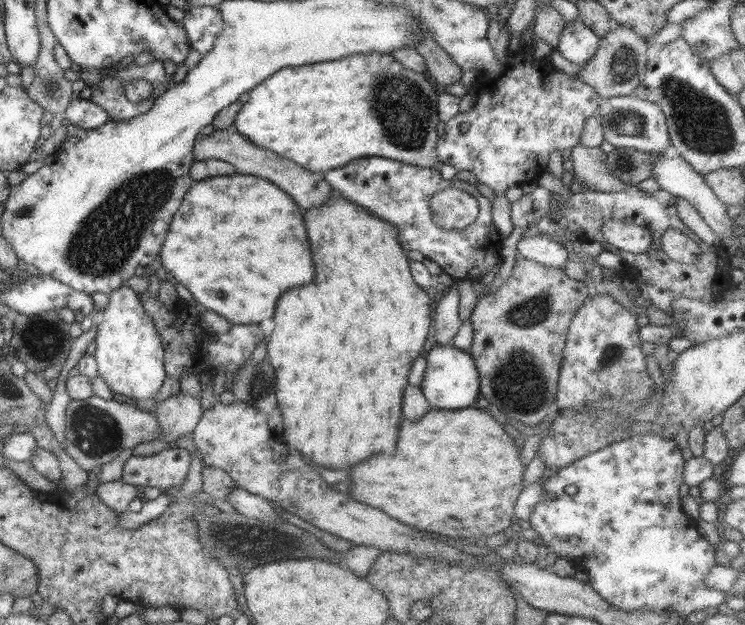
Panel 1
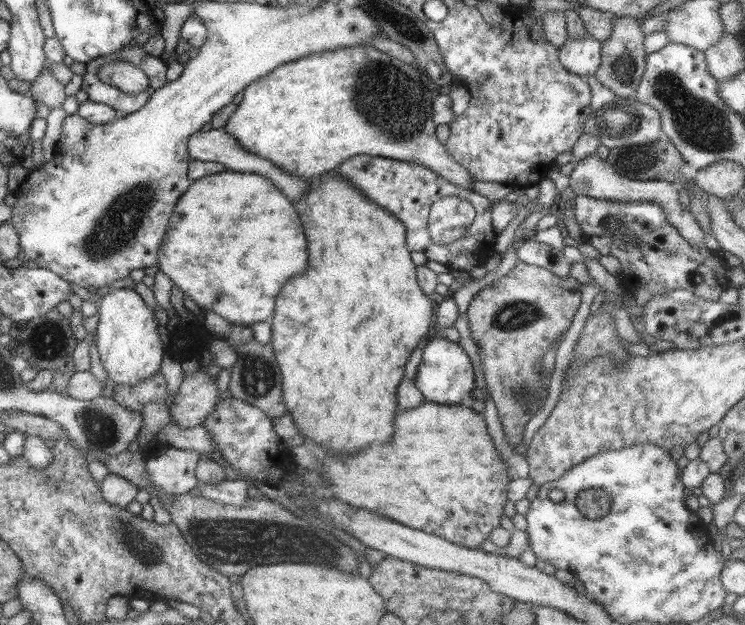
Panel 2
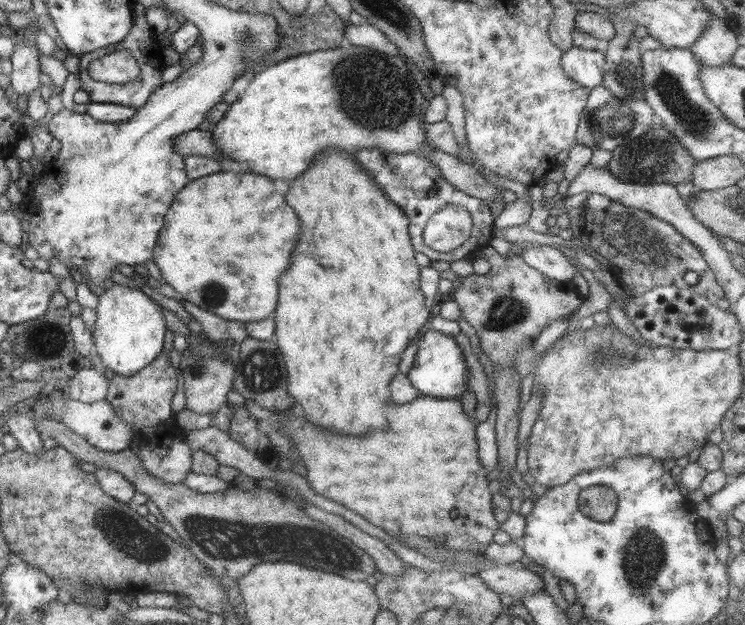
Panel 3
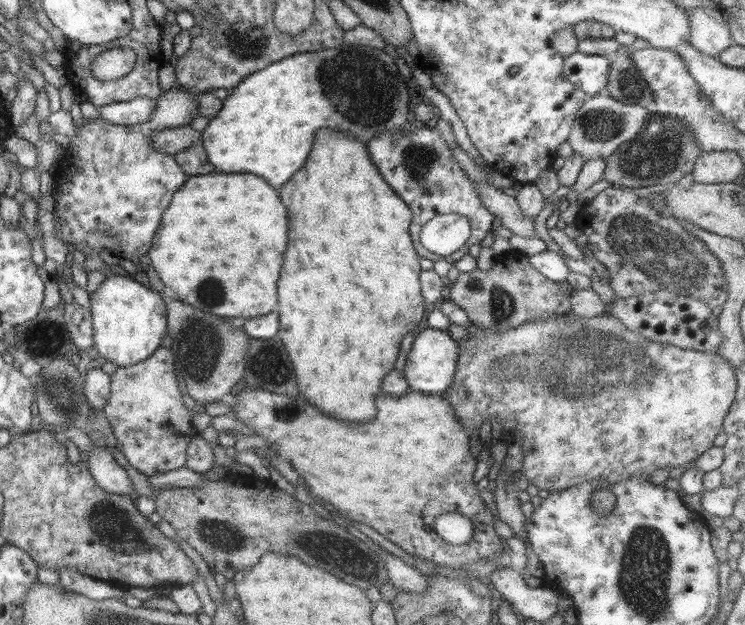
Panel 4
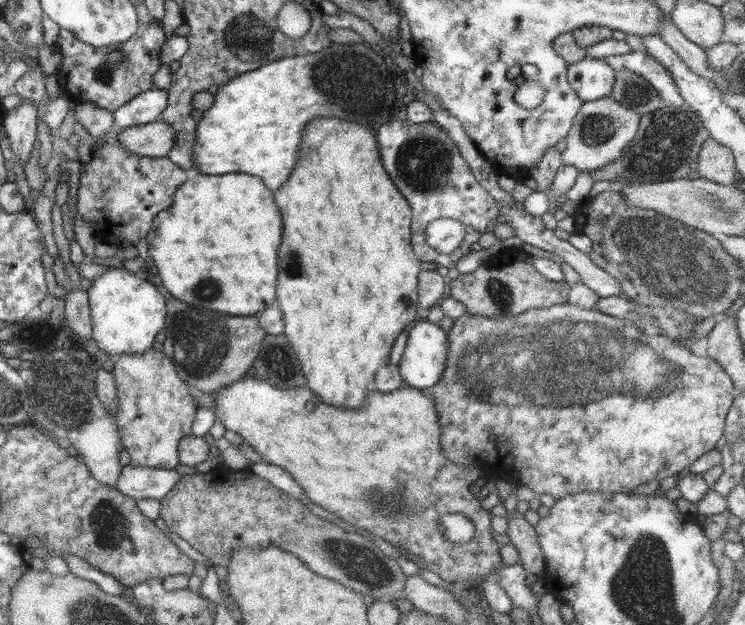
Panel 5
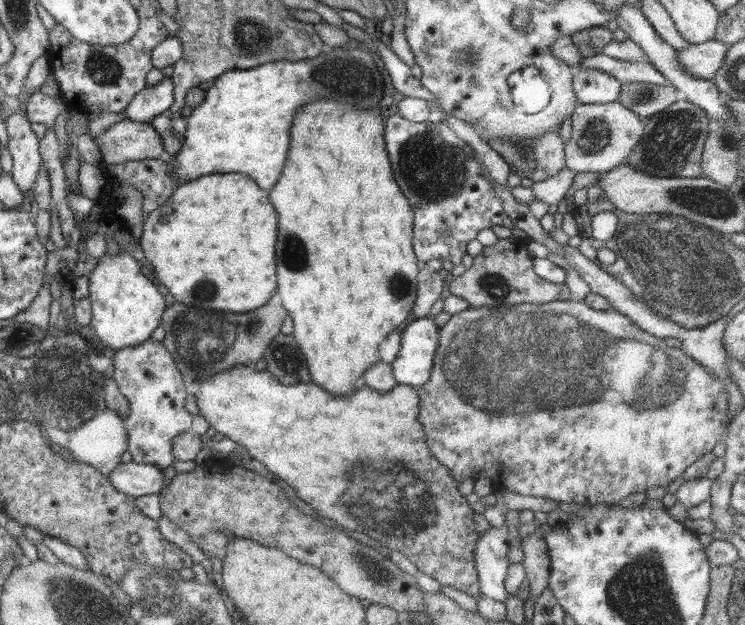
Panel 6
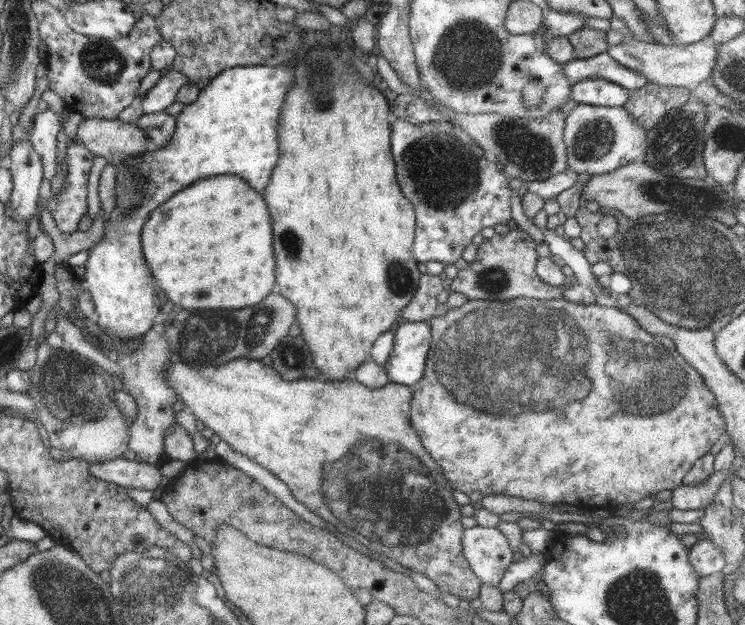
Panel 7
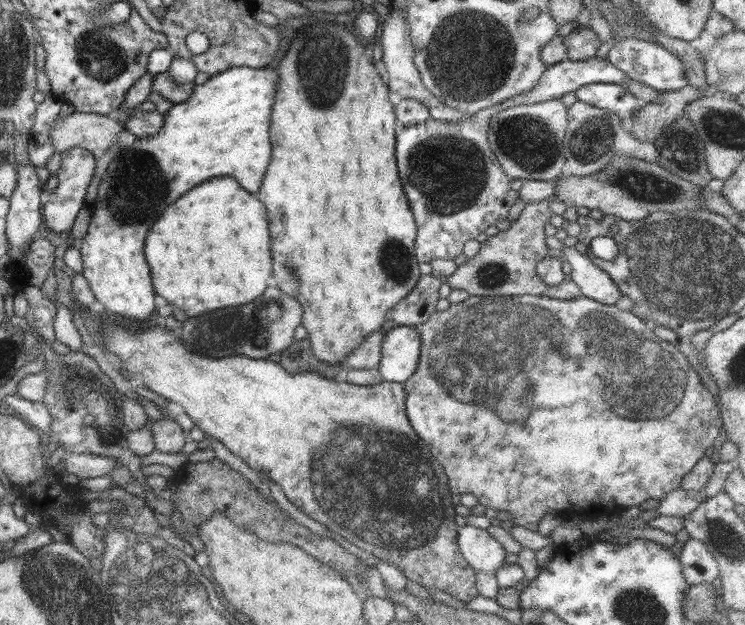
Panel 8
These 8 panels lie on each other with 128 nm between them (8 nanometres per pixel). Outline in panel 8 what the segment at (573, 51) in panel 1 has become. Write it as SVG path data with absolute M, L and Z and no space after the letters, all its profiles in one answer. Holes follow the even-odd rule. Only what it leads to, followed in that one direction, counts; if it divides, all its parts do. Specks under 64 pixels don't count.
M593 83L580 86L575 90L577 101L583 101L595 108L605 109L619 120L631 117L633 111L643 107L645 103L633 96L624 85Z

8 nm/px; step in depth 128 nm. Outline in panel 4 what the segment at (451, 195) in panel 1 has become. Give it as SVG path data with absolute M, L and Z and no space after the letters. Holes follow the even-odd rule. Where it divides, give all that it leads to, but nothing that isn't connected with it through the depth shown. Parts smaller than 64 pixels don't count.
M457 213L431 217L421 228L421 246L439 258L454 255L470 236L469 221Z

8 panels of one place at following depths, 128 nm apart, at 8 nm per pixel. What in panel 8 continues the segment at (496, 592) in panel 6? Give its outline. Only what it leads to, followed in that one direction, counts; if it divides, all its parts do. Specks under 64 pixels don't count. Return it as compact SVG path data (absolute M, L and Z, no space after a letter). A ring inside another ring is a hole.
M467 524L459 526L456 531L459 553L474 571L481 570L493 574L497 566L504 563L506 553L487 531Z

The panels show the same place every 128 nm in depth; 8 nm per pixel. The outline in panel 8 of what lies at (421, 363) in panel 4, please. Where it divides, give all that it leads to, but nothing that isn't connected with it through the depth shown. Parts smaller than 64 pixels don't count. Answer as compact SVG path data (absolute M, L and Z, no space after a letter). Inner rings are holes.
M395 326L384 333L378 371L383 381L402 383L415 372L421 340L413 327Z

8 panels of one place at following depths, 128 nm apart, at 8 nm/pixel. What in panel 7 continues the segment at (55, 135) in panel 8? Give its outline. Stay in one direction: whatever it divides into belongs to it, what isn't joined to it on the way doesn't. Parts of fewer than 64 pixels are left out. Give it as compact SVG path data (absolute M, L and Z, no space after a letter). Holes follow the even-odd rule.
M83 118L74 142L83 144L91 154L101 156L115 167L123 158L149 150L145 148L145 133L137 125L117 118Z

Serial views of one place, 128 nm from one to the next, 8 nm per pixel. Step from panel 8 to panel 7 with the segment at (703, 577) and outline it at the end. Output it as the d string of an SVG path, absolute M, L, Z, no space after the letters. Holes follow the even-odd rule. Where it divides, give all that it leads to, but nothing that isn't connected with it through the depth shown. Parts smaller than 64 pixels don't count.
M709 539L696 541L687 550L689 564L697 572L699 578L719 572L725 565L723 551Z

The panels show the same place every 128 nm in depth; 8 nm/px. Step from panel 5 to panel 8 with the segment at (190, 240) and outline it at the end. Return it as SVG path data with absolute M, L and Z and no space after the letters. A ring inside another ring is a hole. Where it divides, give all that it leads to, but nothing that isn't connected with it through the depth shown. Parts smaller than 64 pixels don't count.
M233 178L207 180L177 198L149 228L143 250L151 270L151 284L155 294L165 298L169 304L175 304L187 316L197 316L207 310L225 306L247 304L263 294L267 288L267 278L271 276L265 208L253 194L241 190Z

